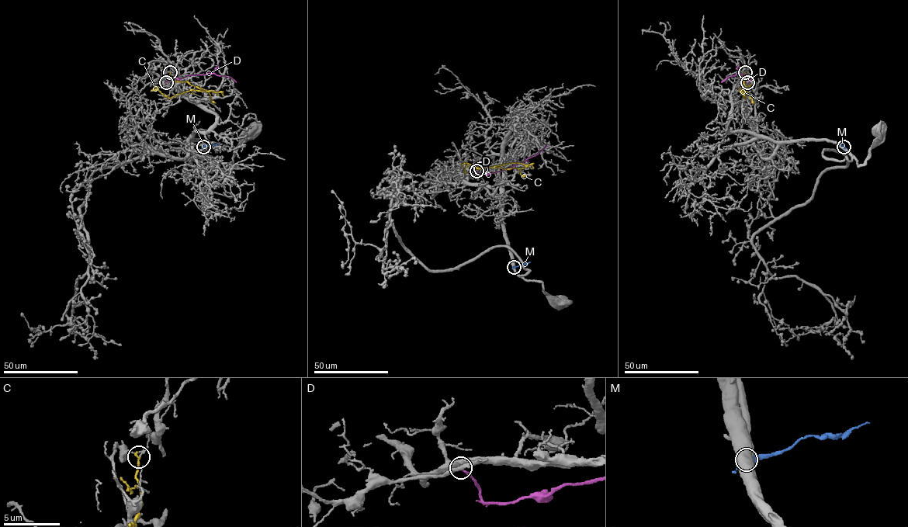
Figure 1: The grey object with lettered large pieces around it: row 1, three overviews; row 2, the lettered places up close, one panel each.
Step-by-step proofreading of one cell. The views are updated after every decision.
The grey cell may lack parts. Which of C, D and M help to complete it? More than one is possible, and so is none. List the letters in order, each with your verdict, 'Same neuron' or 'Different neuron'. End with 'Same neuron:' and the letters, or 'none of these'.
C: Different neuron
D: Different neuron
M: Different neuron
Same neuron: none of these

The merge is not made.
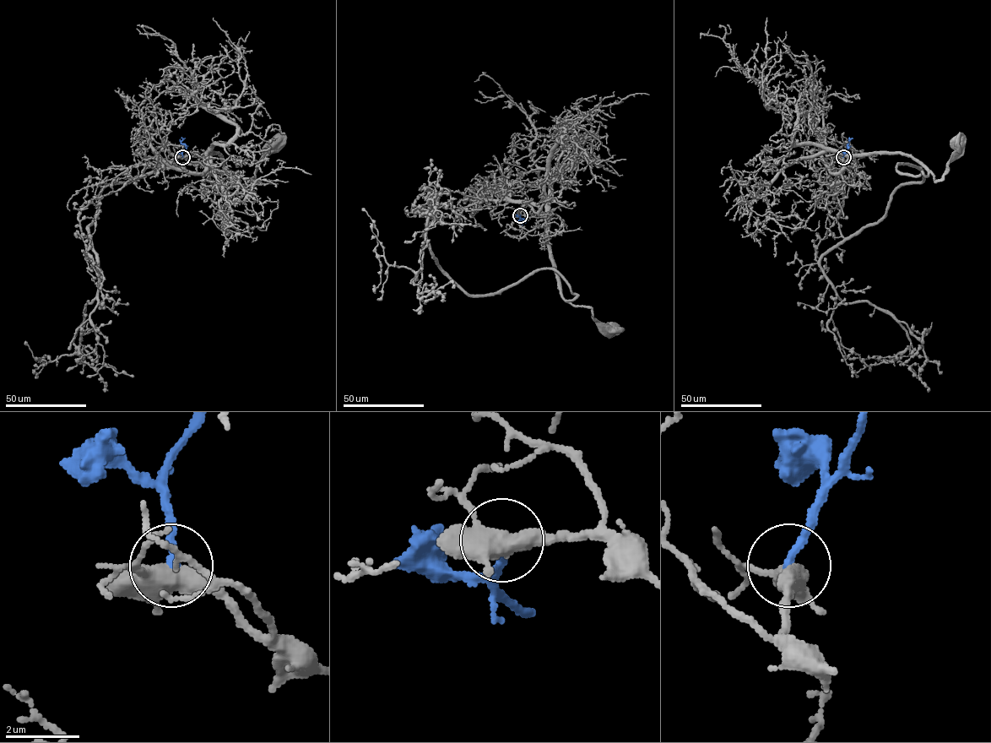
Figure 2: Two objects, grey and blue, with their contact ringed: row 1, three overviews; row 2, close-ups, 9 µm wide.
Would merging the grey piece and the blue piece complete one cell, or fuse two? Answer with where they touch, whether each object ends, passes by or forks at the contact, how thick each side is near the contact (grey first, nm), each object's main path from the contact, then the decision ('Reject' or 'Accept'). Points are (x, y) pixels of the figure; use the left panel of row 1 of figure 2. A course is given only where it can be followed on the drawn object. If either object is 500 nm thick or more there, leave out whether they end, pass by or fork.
Place: (182, 157). At the ring grey forks. At the ring blue ends. Thickness 440 nm (grey) against 200 nm. Course of grey: (182, 157), (204, 167), (209, 155), (217, 153), (228, 170), (253, 181), (257, 165), (273, 143). Course of blue: (182, 157), (186, 147), (181, 142), (184, 138). Reject

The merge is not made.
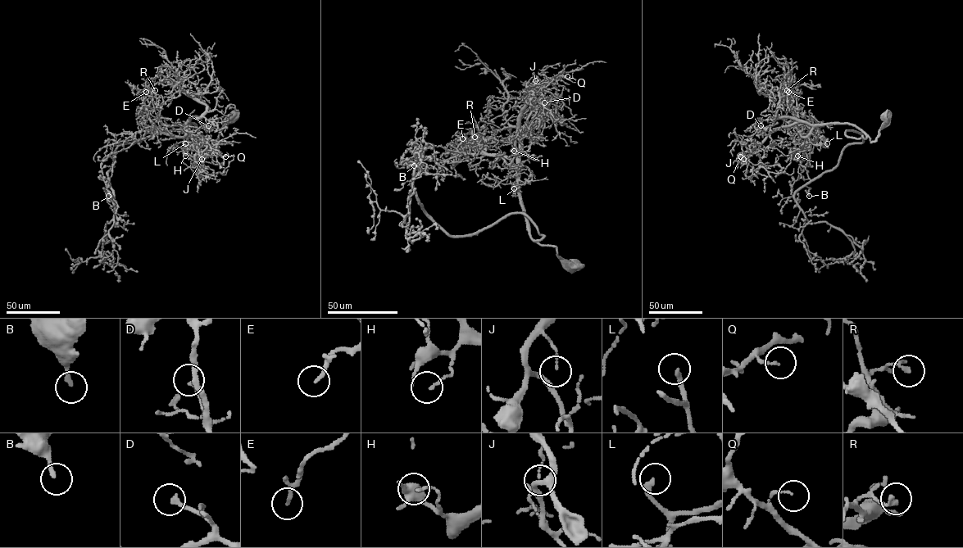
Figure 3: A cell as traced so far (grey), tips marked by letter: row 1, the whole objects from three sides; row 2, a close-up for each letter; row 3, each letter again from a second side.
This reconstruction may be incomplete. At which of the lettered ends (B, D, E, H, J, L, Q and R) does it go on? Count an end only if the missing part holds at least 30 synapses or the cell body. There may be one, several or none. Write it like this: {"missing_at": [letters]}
{"missing_at": ["L"]}

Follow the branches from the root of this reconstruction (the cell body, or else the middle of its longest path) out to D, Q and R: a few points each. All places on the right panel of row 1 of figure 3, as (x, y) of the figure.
D: (885, 117), (887, 122), (872, 142), (860, 129), (847, 124), (811, 124), (783, 117), (765, 128), (760, 125)
Q: (885, 117), (887, 122), (872, 142), (847, 124), (798, 122), (778, 127), (751, 154), (742, 151), (740, 156)
R: (885, 117), (887, 122), (872, 142), (847, 124), (816, 125), (802, 136), (794, 121), (796, 98), (787, 90)

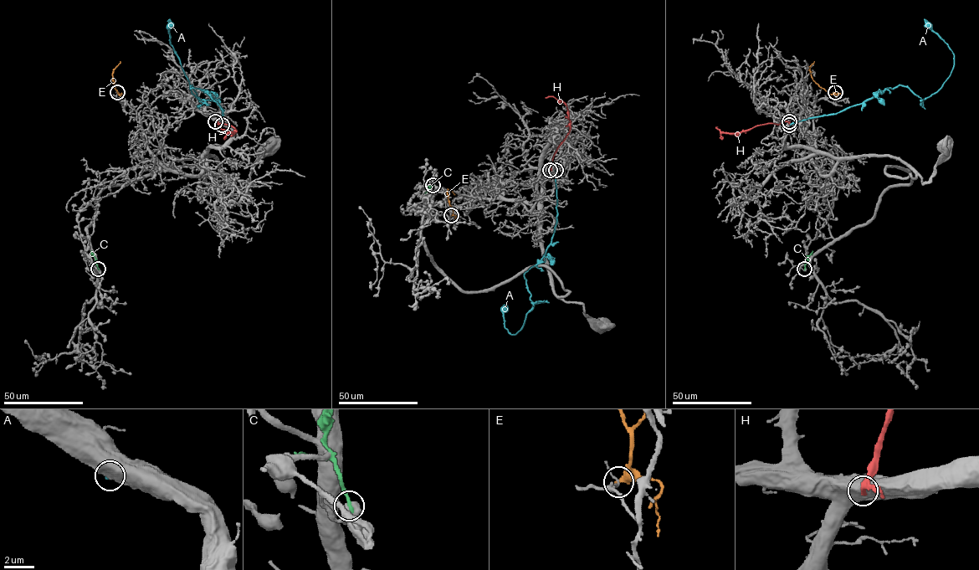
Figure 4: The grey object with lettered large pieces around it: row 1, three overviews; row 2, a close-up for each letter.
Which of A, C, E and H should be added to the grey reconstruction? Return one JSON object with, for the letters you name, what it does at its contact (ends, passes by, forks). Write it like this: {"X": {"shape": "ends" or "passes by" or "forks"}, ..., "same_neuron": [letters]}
{"same_neuron": []}

